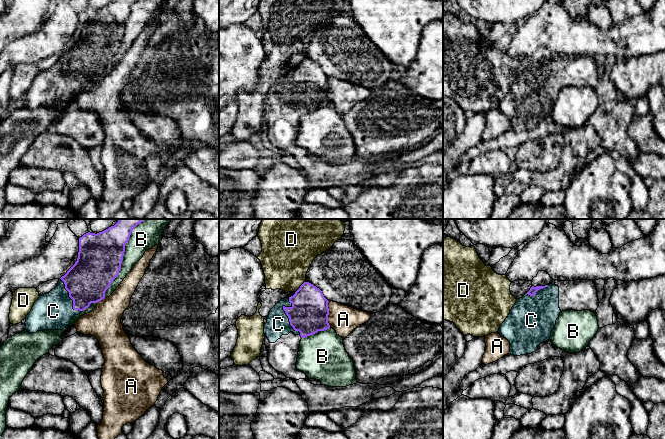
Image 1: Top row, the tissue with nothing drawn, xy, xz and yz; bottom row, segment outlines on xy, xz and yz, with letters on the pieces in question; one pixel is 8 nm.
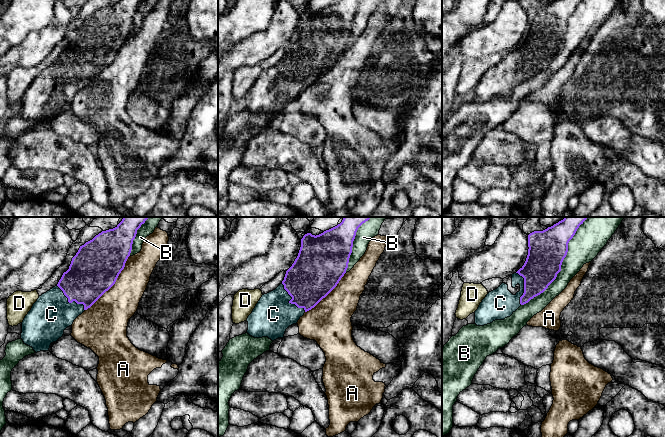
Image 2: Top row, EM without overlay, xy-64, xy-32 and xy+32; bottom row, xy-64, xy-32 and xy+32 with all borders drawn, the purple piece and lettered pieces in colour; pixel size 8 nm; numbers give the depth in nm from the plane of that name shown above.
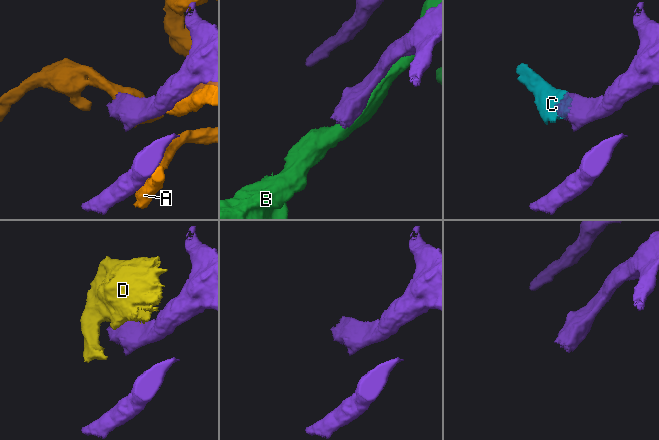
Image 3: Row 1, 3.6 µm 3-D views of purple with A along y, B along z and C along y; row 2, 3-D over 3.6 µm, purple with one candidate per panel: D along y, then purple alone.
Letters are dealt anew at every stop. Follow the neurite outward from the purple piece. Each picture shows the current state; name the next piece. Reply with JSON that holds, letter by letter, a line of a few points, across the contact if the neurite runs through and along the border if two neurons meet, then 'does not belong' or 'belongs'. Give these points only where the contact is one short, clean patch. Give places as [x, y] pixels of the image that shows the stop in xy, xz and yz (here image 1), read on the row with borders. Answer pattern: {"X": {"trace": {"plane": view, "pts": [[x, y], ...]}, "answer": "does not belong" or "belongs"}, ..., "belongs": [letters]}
{"A": {"answer": "does not belong"}, "B": {"answer": "does not belong"}, "C": {"answer": "belongs"}, "D": {"answer": "does not belong"}, "belongs": ["C"]}

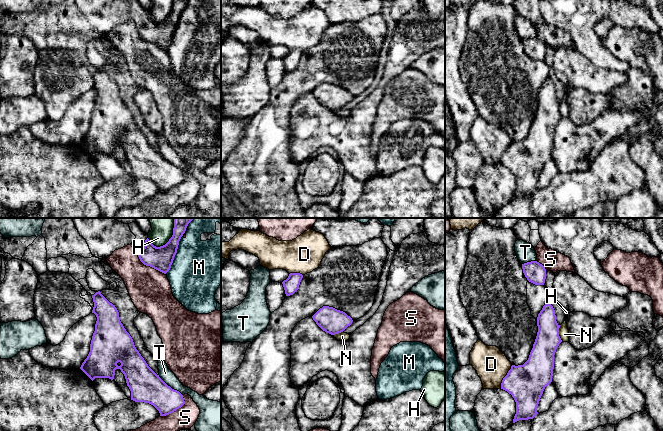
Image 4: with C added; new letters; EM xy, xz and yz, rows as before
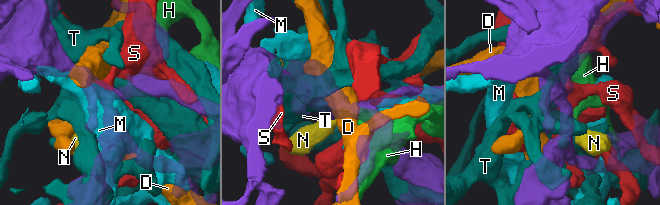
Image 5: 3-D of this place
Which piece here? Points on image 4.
{"D": {"answer": "does not belong"}, "H": {"answer": "does not belong"}, "M": {"answer": "does not belong"}, "N": {"trace": {"plane": "yz", "pts": [[559, 325], [559, 337], [562, 340]]}, "answer": "does not belong"}, "S": {"answer": "does not belong"}, "T": {"answer": "does not belong"}, "belongs": []}

